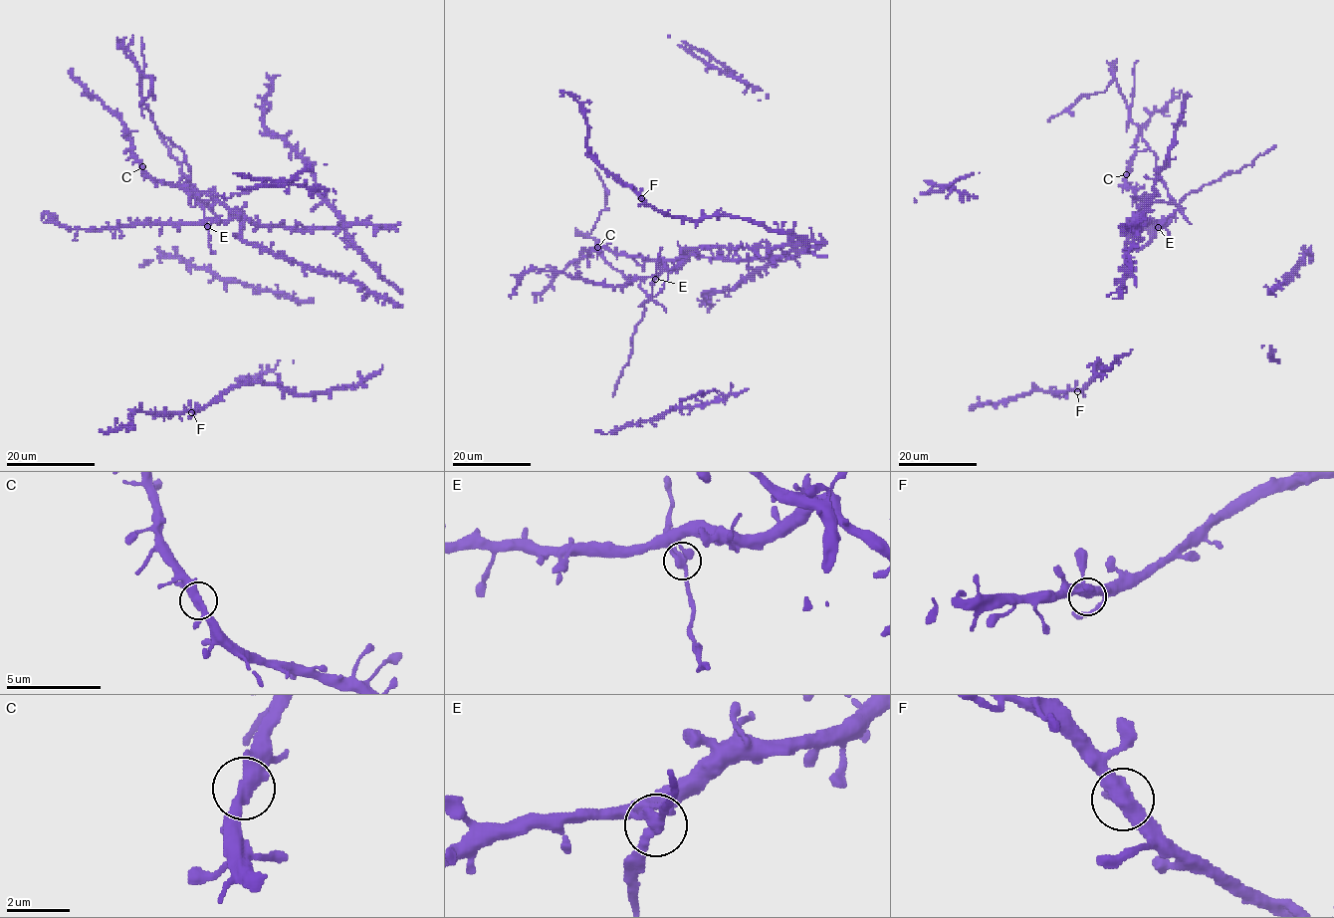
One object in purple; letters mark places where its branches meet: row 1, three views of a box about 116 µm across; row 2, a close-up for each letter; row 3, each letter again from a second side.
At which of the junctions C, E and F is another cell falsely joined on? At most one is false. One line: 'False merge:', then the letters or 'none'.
False merge: E

